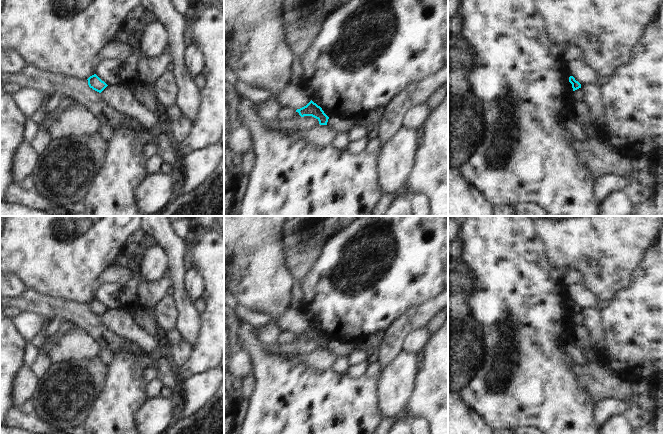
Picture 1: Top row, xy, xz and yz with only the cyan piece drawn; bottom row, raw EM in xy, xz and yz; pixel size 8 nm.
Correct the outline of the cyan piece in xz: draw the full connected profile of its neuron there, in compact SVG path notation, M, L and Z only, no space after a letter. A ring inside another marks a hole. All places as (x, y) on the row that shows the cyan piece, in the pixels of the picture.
M312 100L304 107L297 109L301 117L312 116L319 121L320 125L327 125L329 117L324 113L322 108L314 103Z

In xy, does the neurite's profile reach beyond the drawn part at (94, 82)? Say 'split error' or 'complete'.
complete

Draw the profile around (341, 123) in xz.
M341 115L341 116L329 117L327 126L336 131L346 133L349 127L356 122L357 122L356 116Z

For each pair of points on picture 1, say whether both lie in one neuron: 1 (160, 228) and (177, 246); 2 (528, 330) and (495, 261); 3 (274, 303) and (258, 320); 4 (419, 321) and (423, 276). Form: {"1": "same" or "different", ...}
{"1": "same", "2": "same", "3": "different", "4": "different"}

